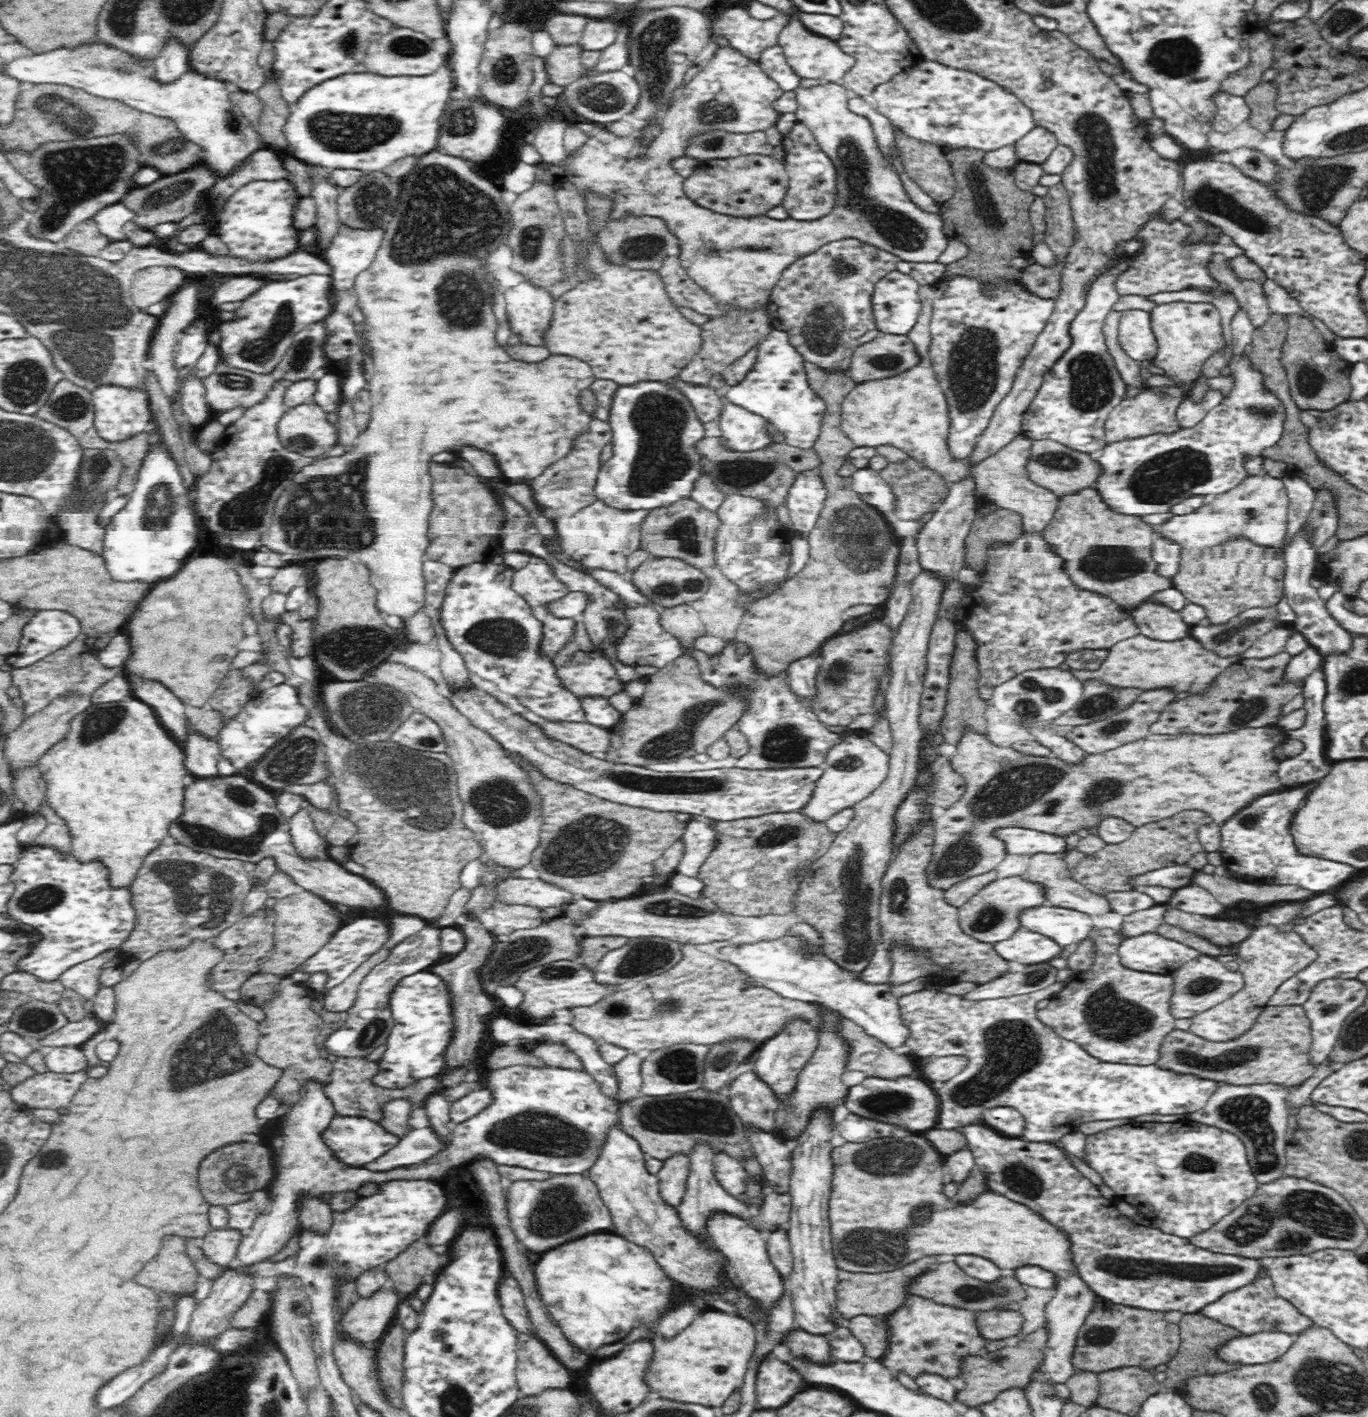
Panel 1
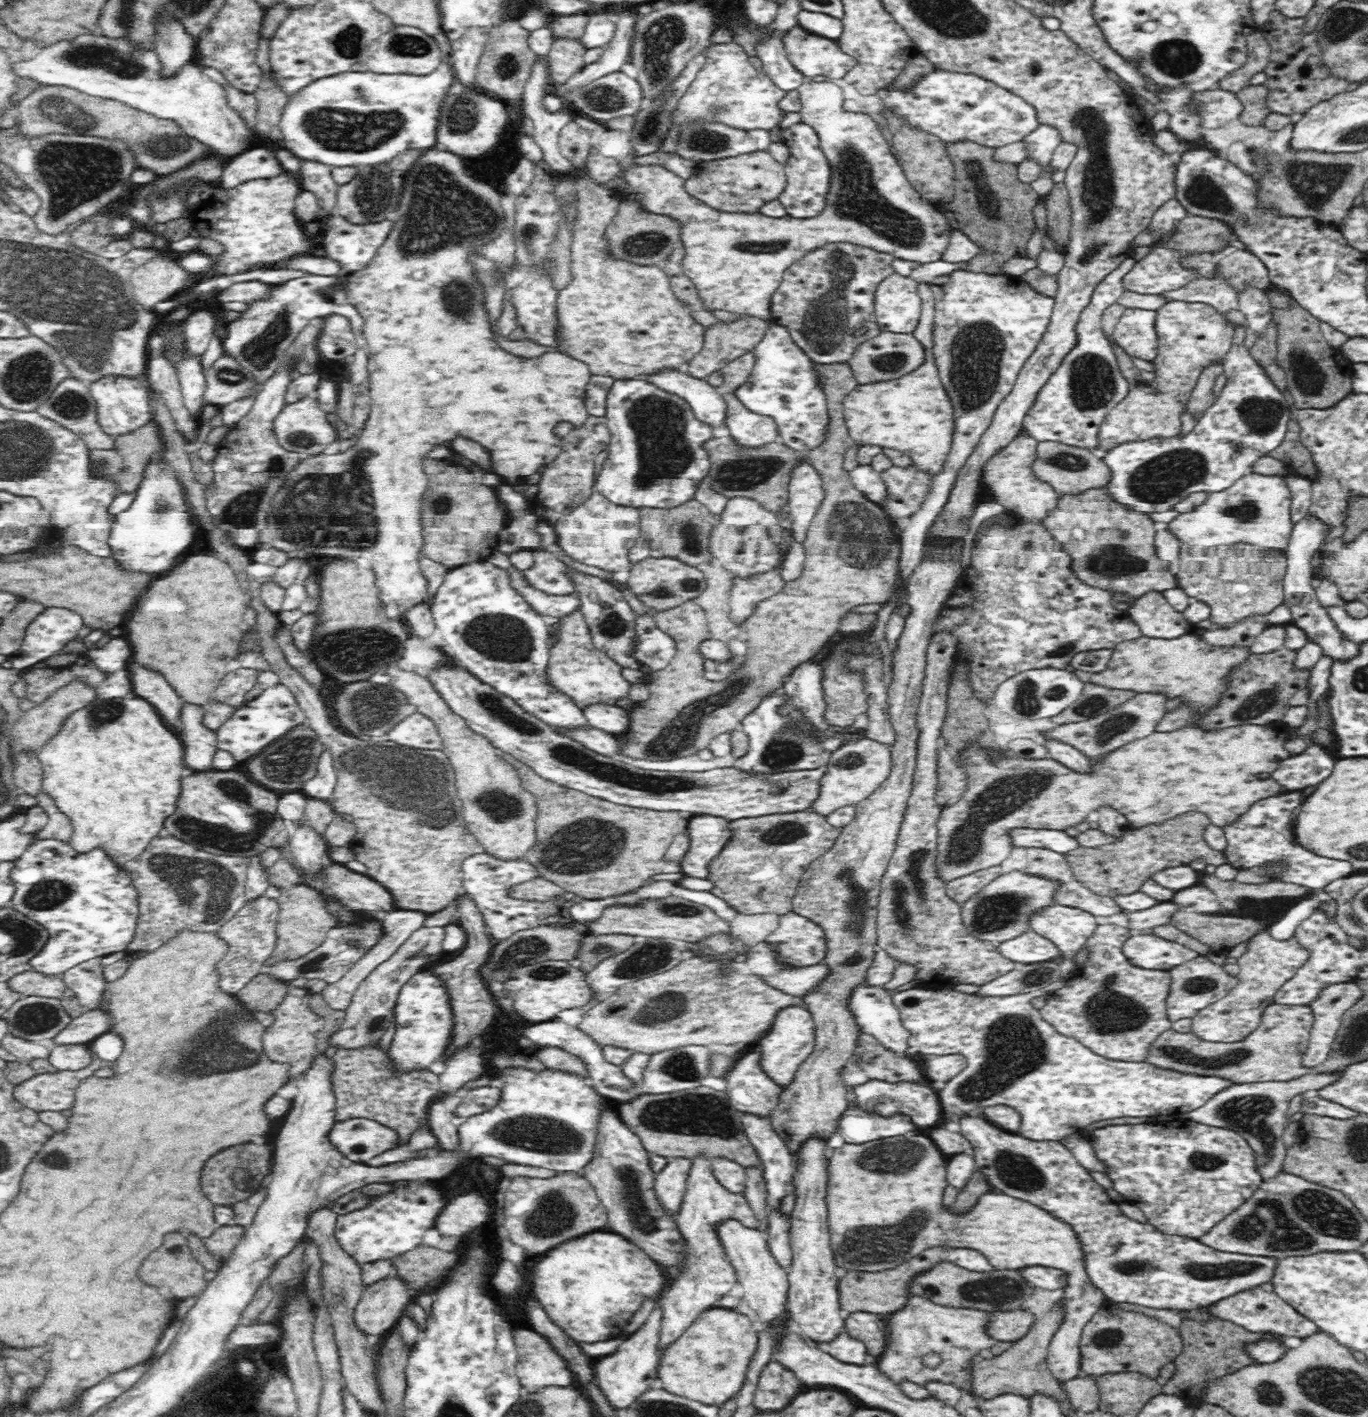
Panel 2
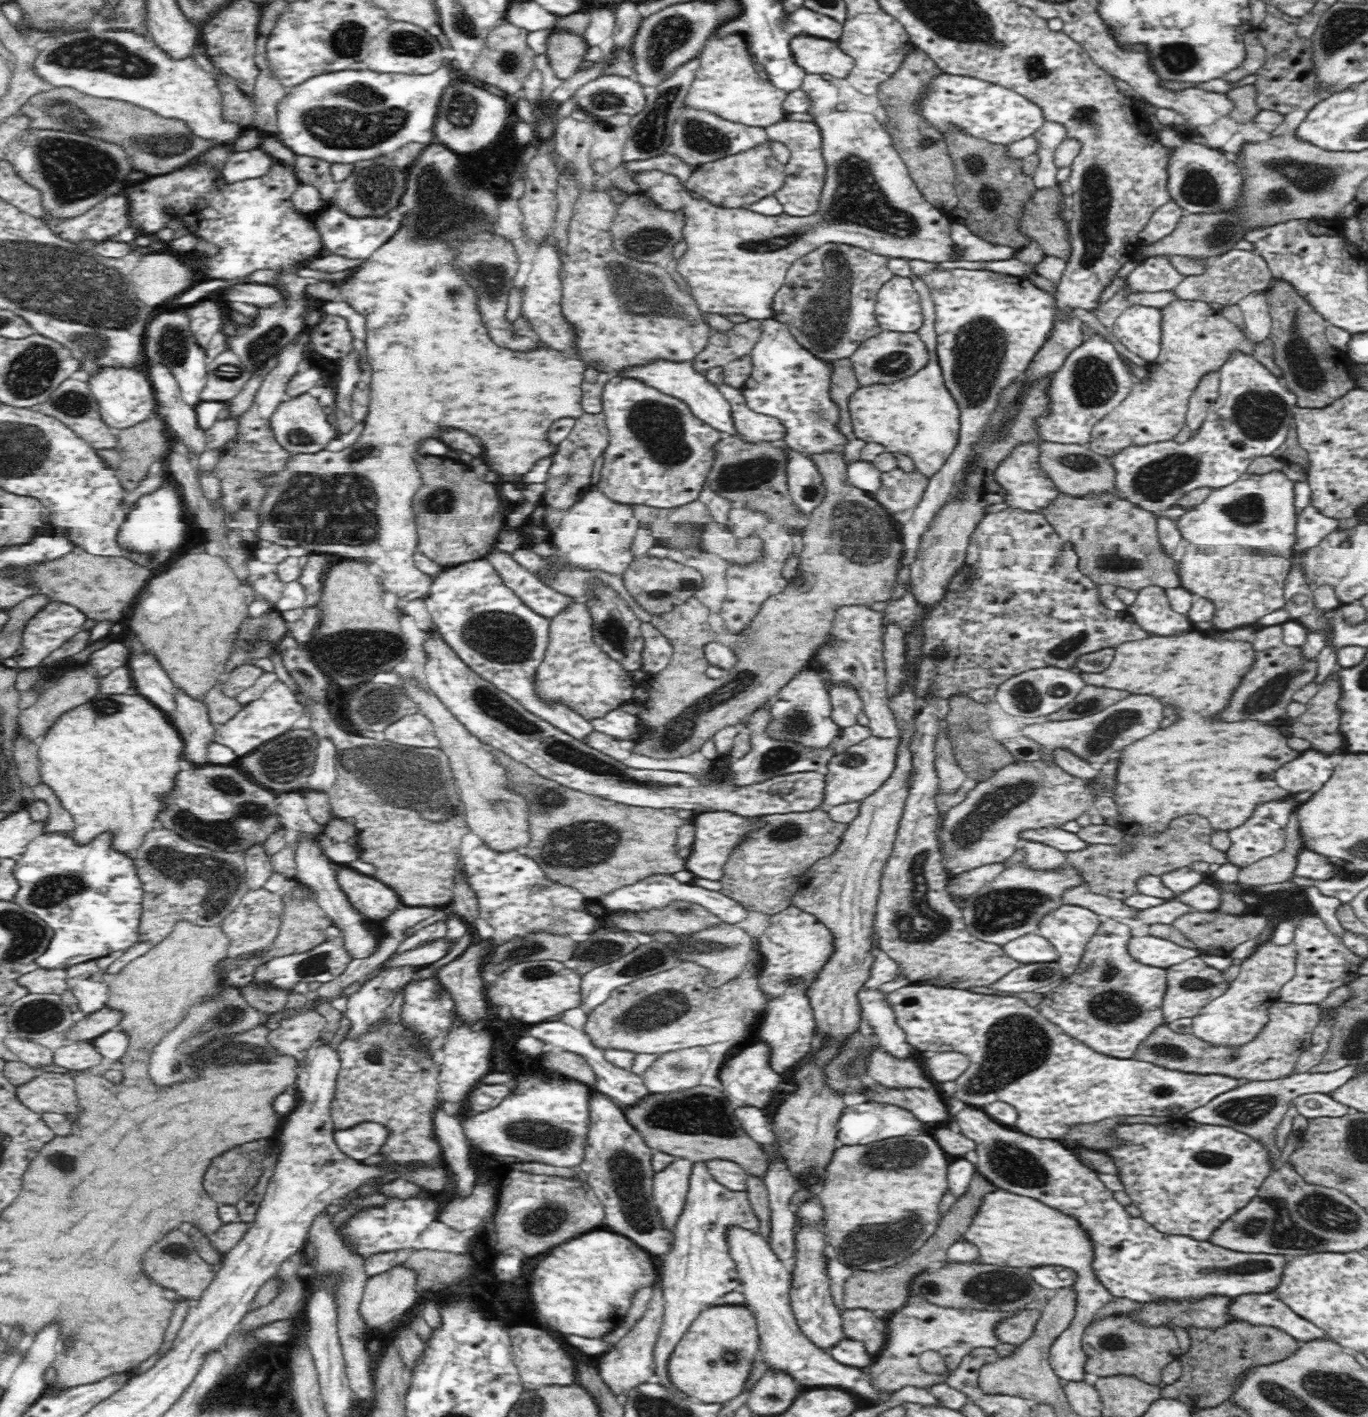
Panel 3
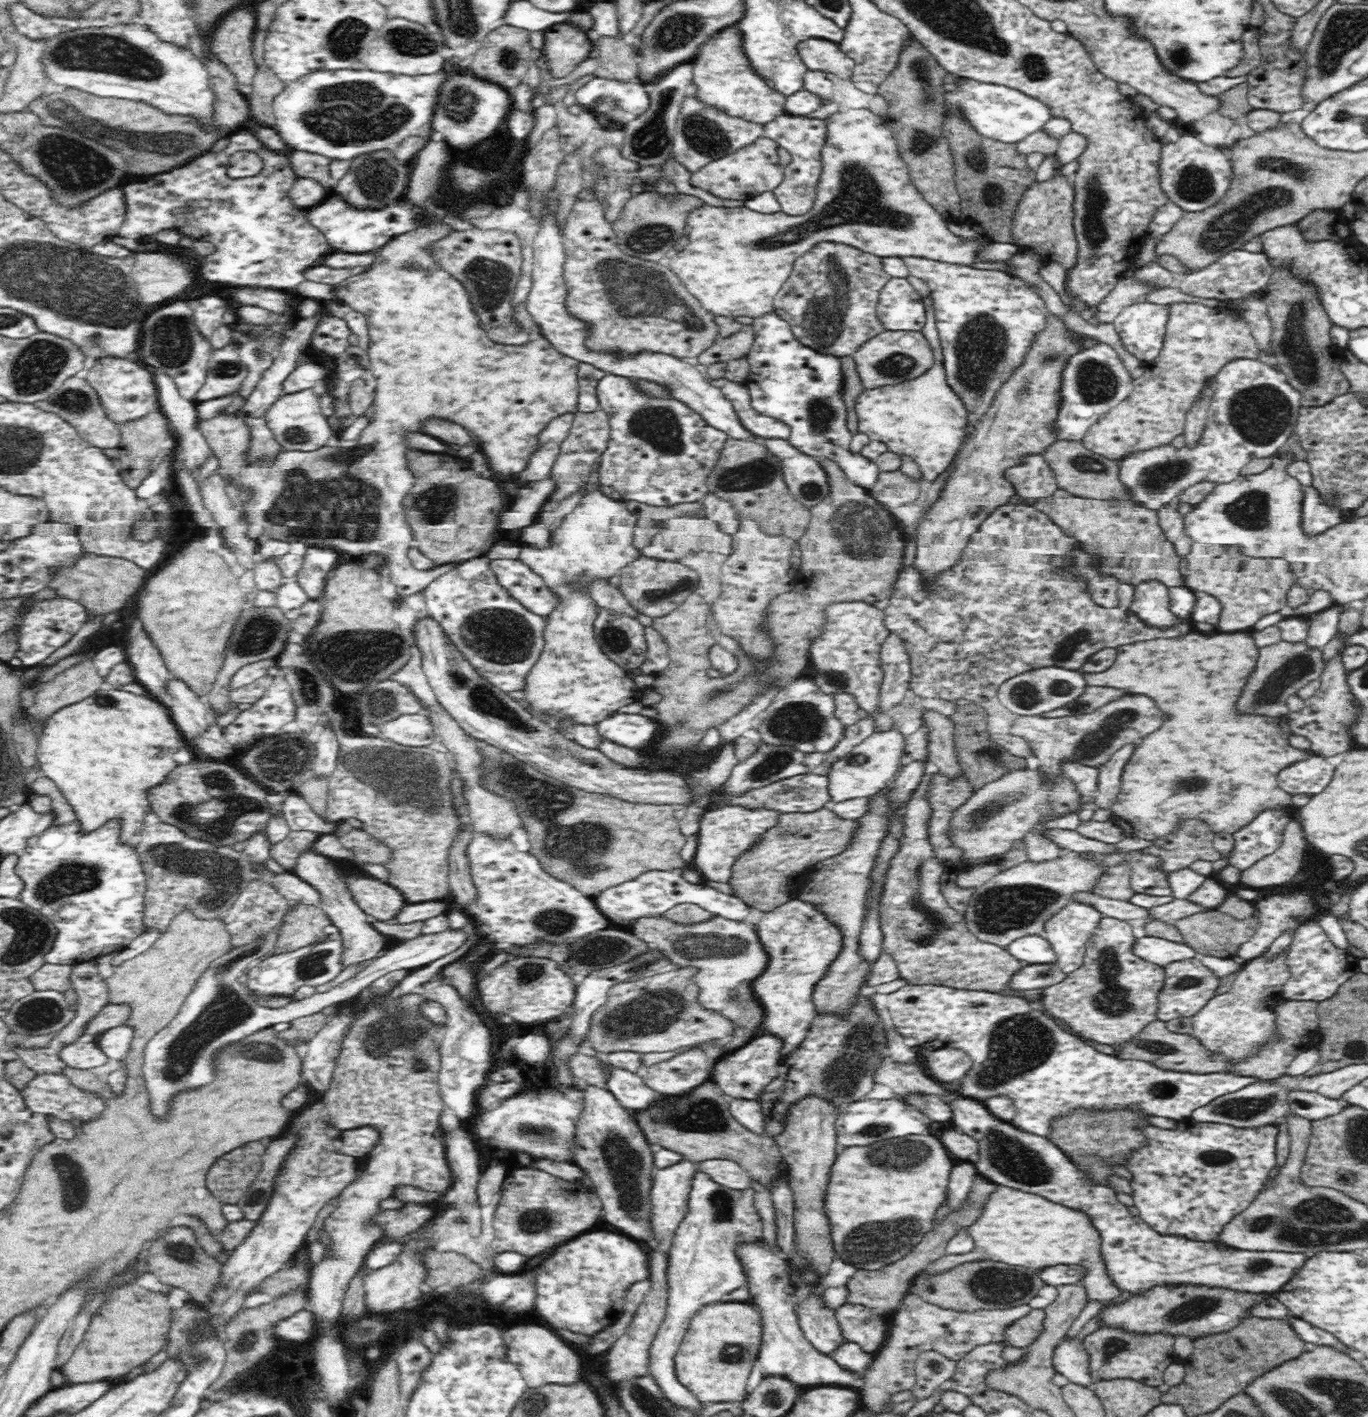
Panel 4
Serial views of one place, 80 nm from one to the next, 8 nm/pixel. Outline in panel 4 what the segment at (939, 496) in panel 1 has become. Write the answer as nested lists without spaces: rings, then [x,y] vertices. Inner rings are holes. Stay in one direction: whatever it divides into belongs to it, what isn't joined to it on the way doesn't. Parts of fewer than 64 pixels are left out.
[[[902,471],[882,472],[877,481],[868,488],[868,493],[884,508],[896,508],[918,498],[919,481],[910,479]]]

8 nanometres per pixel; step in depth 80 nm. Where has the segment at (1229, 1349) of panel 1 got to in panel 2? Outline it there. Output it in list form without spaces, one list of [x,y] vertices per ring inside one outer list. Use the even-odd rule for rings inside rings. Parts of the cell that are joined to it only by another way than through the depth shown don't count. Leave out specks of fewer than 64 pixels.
[[[1277,1336],[1256,1340],[1244,1347],[1244,1352],[1254,1360],[1257,1365],[1266,1365],[1277,1362],[1288,1349],[1297,1347],[1302,1339],[1296,1337],[1277,1338]]]

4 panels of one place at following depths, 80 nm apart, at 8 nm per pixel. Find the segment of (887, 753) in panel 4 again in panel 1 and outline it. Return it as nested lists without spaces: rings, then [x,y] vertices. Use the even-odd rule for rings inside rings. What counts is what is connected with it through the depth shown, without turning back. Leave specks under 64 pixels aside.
[[[847,731],[843,735],[843,740],[834,746],[827,754],[825,771],[815,782],[815,789],[806,806],[801,813],[815,820],[825,822],[840,810],[853,807],[878,790],[879,784],[889,773],[888,755],[876,748],[868,739],[867,731]]]

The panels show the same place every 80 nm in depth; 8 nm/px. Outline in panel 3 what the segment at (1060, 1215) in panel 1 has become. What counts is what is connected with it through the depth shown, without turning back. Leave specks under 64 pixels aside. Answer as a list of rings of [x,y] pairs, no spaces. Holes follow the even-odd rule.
[[[962,1110],[956,1114],[962,1134],[976,1142],[978,1164],[976,1168],[991,1184],[1008,1192],[1036,1198],[1068,1216],[1074,1216],[1082,1230],[1093,1242],[1093,1270],[1098,1281],[1114,1297],[1130,1298],[1134,1302],[1148,1300],[1190,1300],[1210,1294],[1234,1296],[1274,1291],[1281,1281],[1283,1268],[1289,1261],[1283,1254],[1244,1253],[1228,1250],[1187,1236],[1169,1235],[1155,1230],[1143,1218],[1132,1217],[1128,1209],[1114,1199],[1113,1191],[1099,1179],[1099,1173],[1086,1165],[1066,1146],[1052,1139],[1030,1137],[1016,1128],[1008,1128],[990,1119],[985,1110]]]

